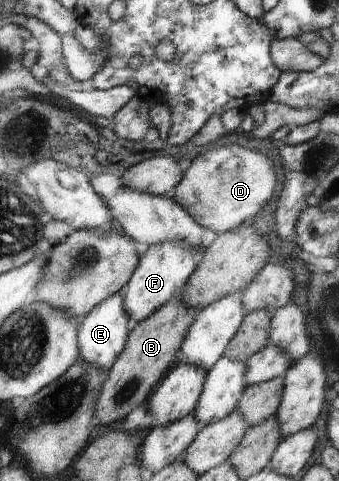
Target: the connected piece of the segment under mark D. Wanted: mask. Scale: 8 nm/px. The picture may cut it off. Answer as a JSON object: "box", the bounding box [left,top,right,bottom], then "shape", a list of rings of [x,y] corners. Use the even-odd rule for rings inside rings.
{"box":[177,145,275,234],"shape":[[[238,145],[216,147],[199,154],[185,172],[185,183],[177,187],[177,203],[202,227],[209,227],[217,234],[233,230],[273,197],[275,171],[271,156],[244,149]]]}

